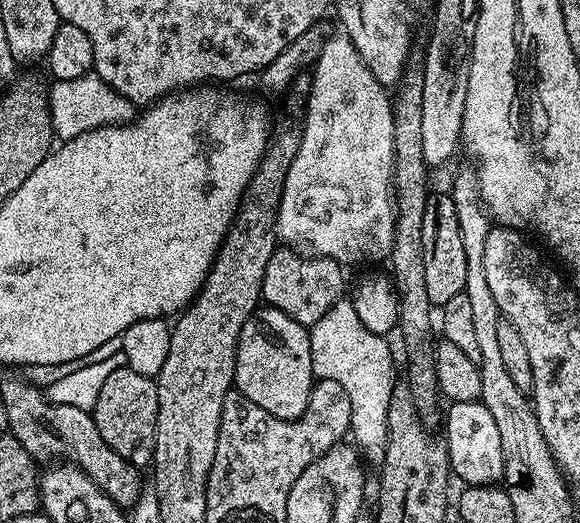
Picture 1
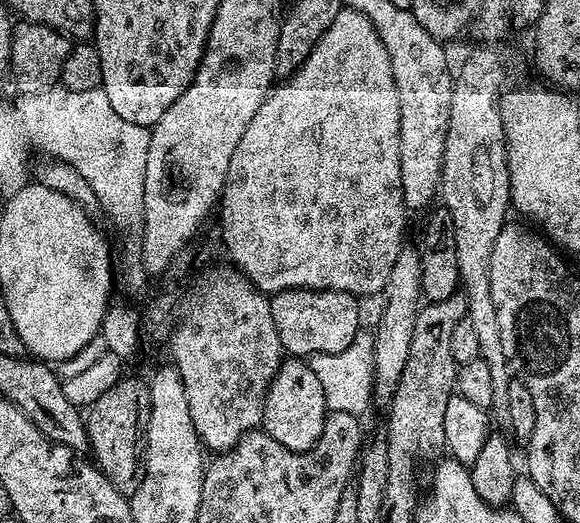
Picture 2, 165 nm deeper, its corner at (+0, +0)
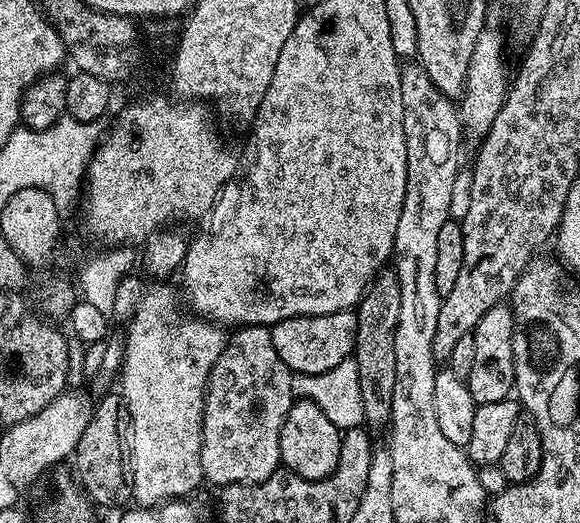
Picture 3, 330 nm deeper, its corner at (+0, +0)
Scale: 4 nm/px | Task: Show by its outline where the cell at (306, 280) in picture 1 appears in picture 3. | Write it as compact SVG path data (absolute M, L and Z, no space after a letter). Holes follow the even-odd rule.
M352 310L286 318L270 329L275 350L293 374L322 374L334 370L334 366L353 355L356 346L356 313Z

